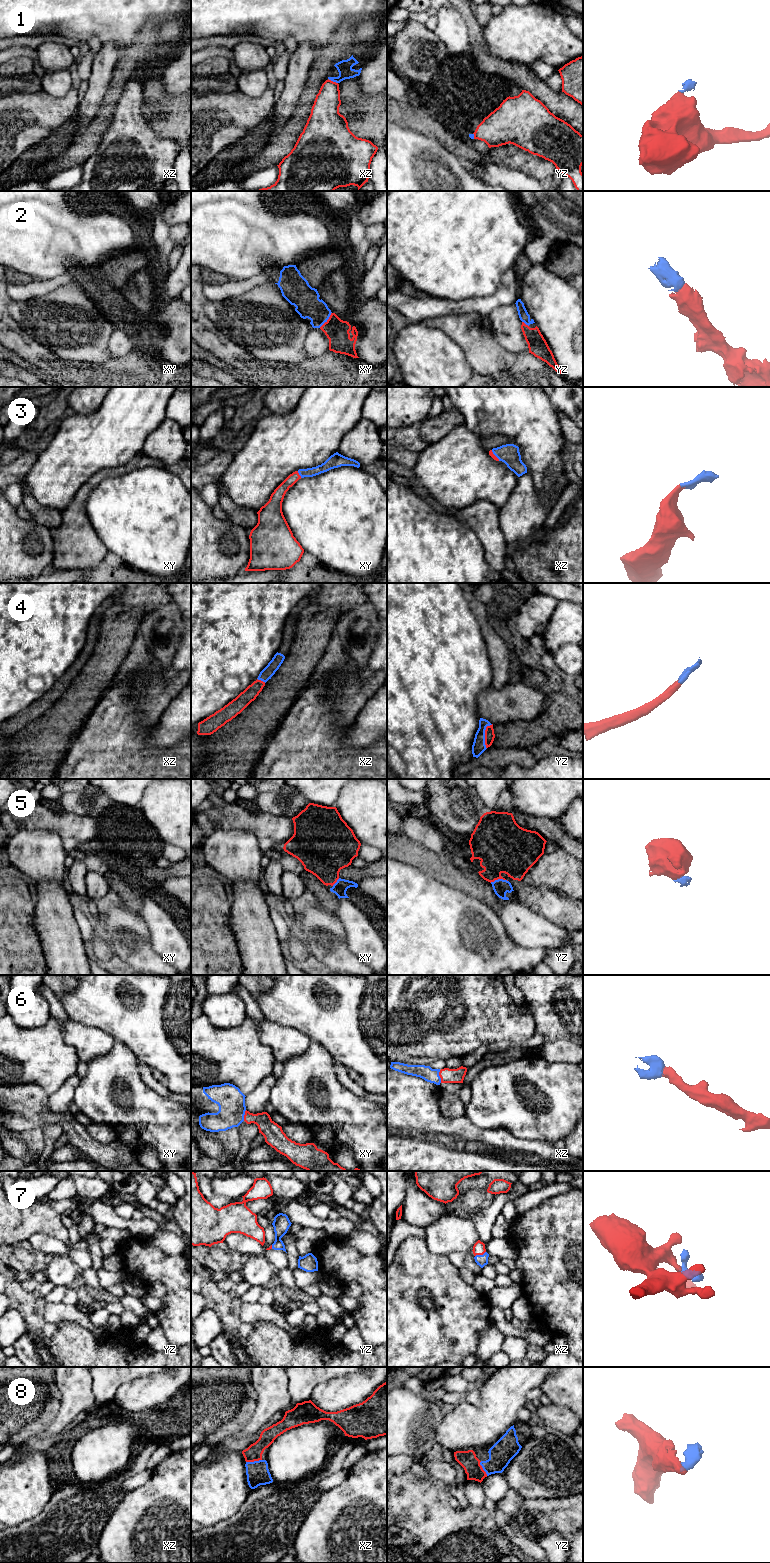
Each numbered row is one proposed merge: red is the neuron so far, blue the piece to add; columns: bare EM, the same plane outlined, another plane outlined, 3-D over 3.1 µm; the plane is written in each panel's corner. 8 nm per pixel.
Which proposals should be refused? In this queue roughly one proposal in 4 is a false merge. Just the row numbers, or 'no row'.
1

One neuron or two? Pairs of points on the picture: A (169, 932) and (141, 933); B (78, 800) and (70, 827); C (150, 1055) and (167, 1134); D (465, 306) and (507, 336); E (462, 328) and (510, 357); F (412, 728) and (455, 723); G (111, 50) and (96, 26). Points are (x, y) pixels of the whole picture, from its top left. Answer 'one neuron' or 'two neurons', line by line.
A: two neurons
B: two neurons
C: two neurons
D: two neurons
E: one neuron
F: one neuron
G: two neurons

